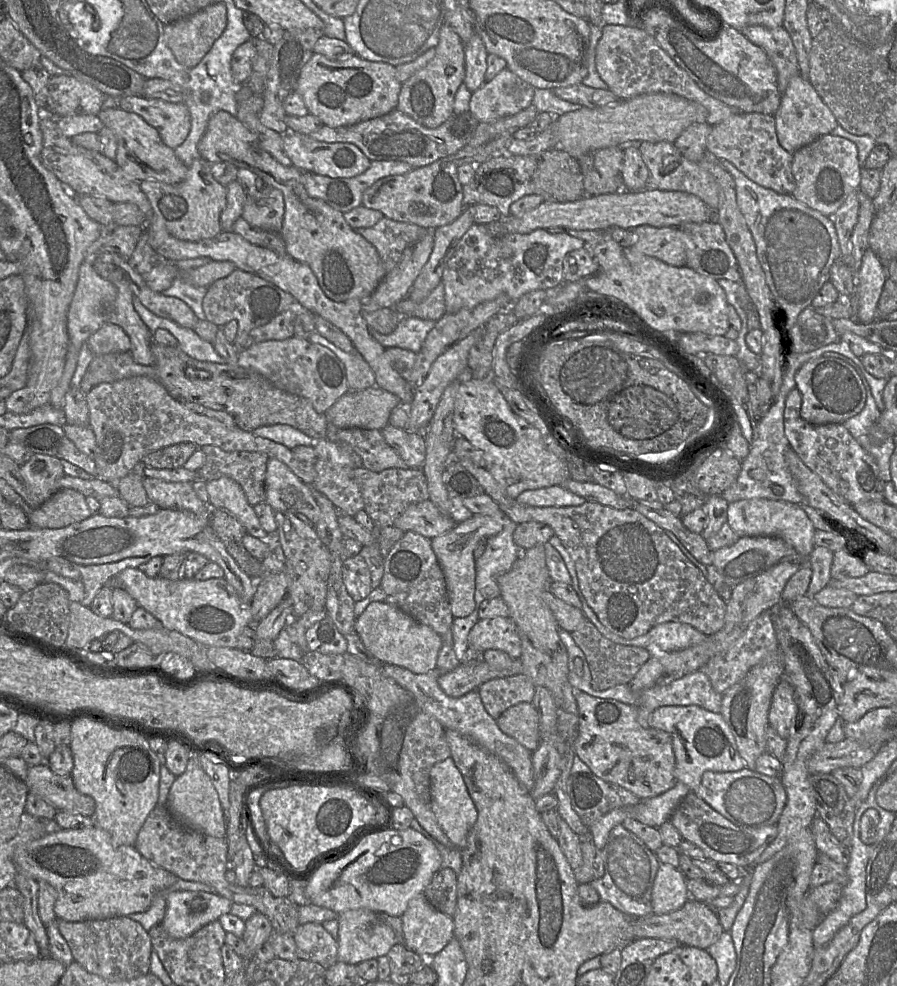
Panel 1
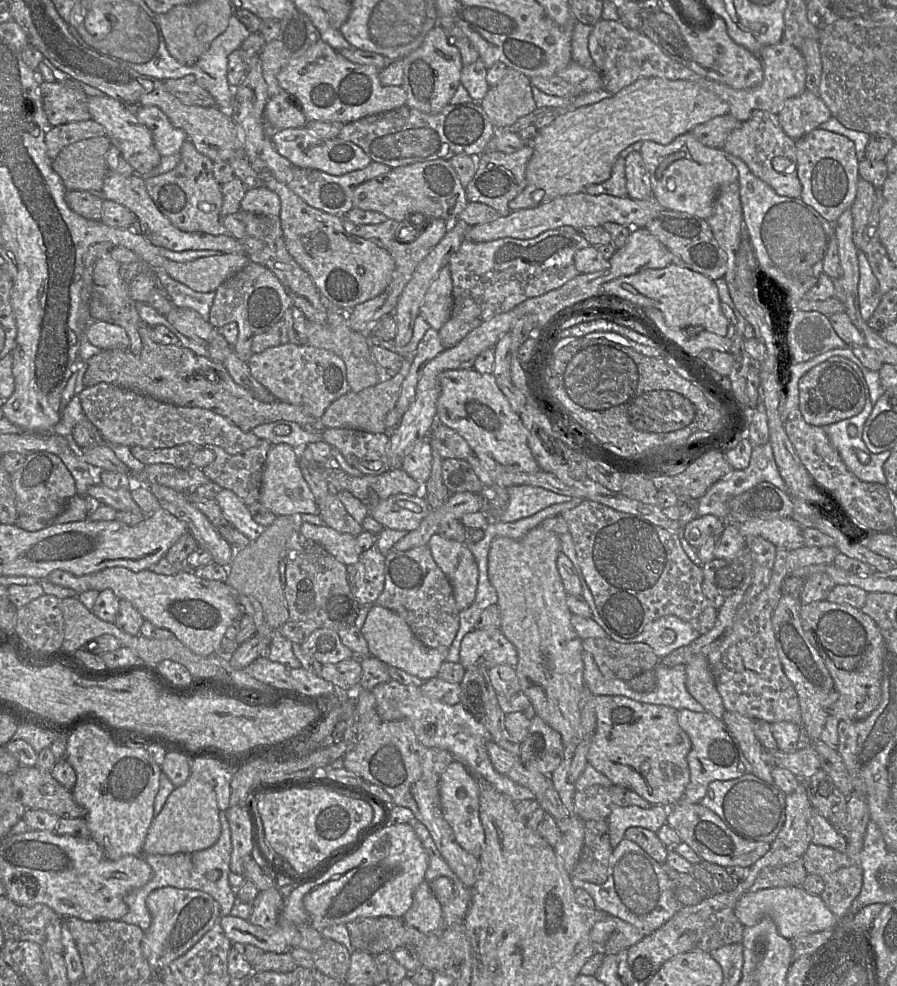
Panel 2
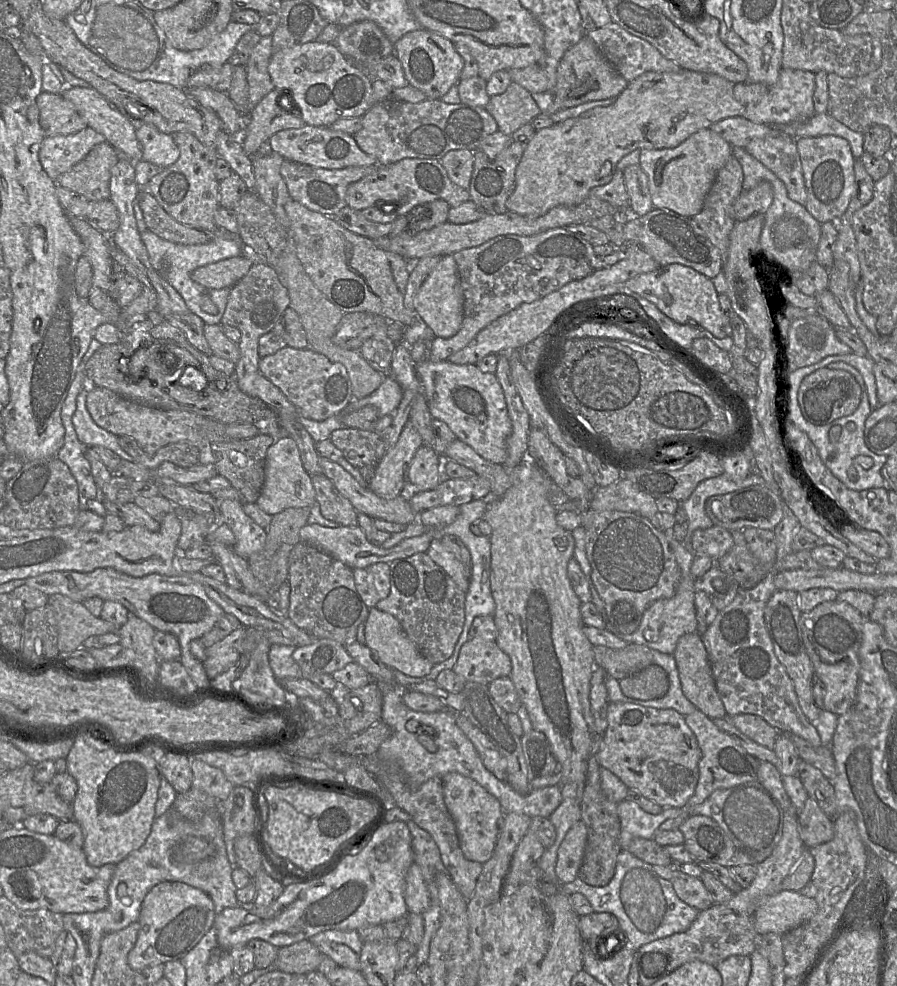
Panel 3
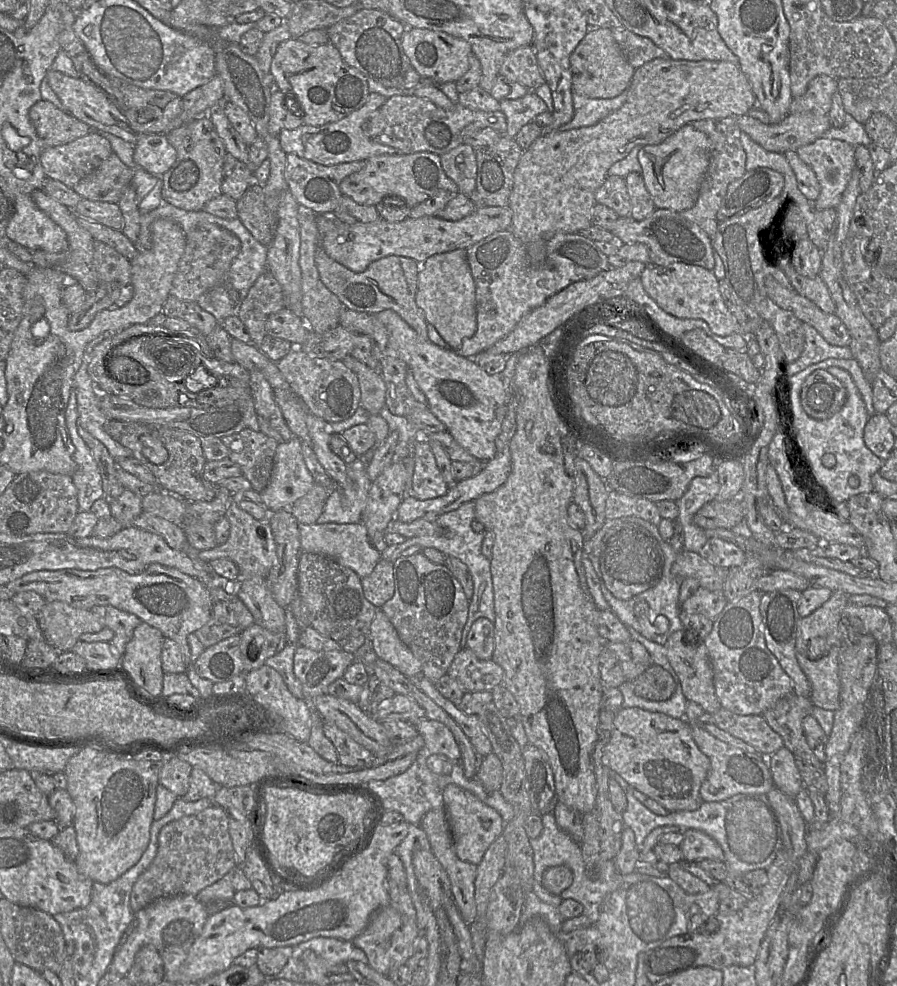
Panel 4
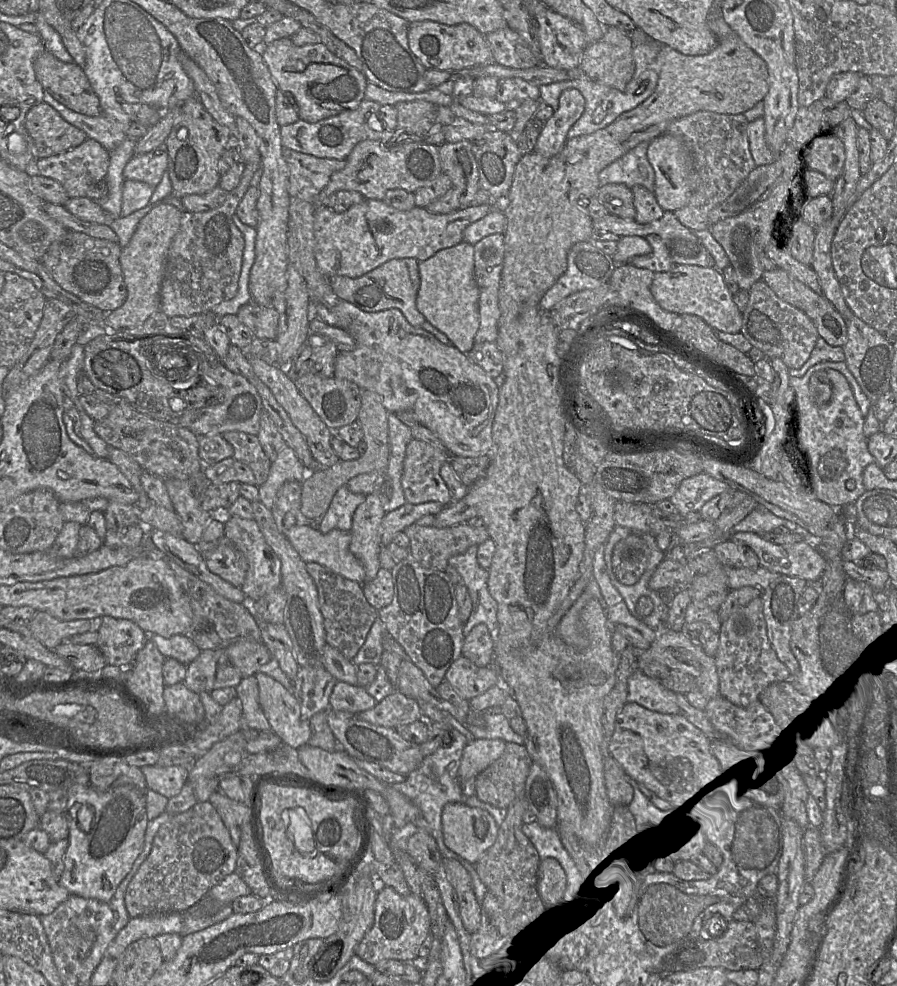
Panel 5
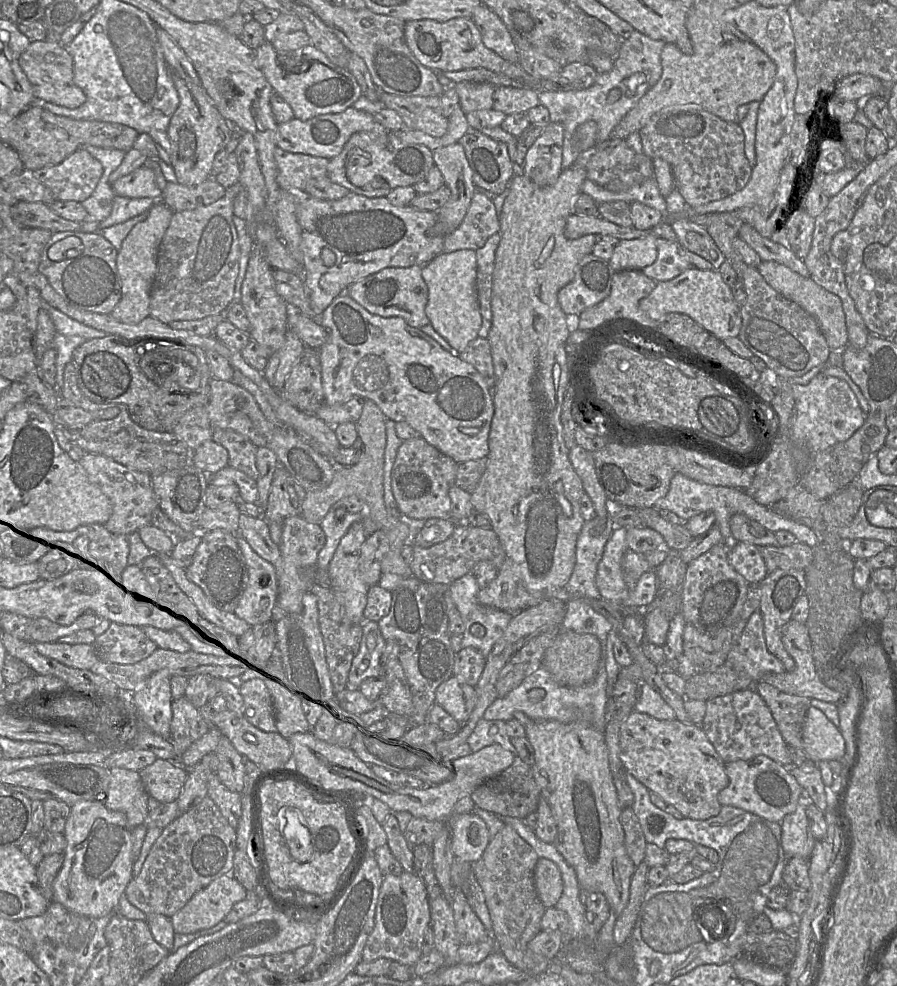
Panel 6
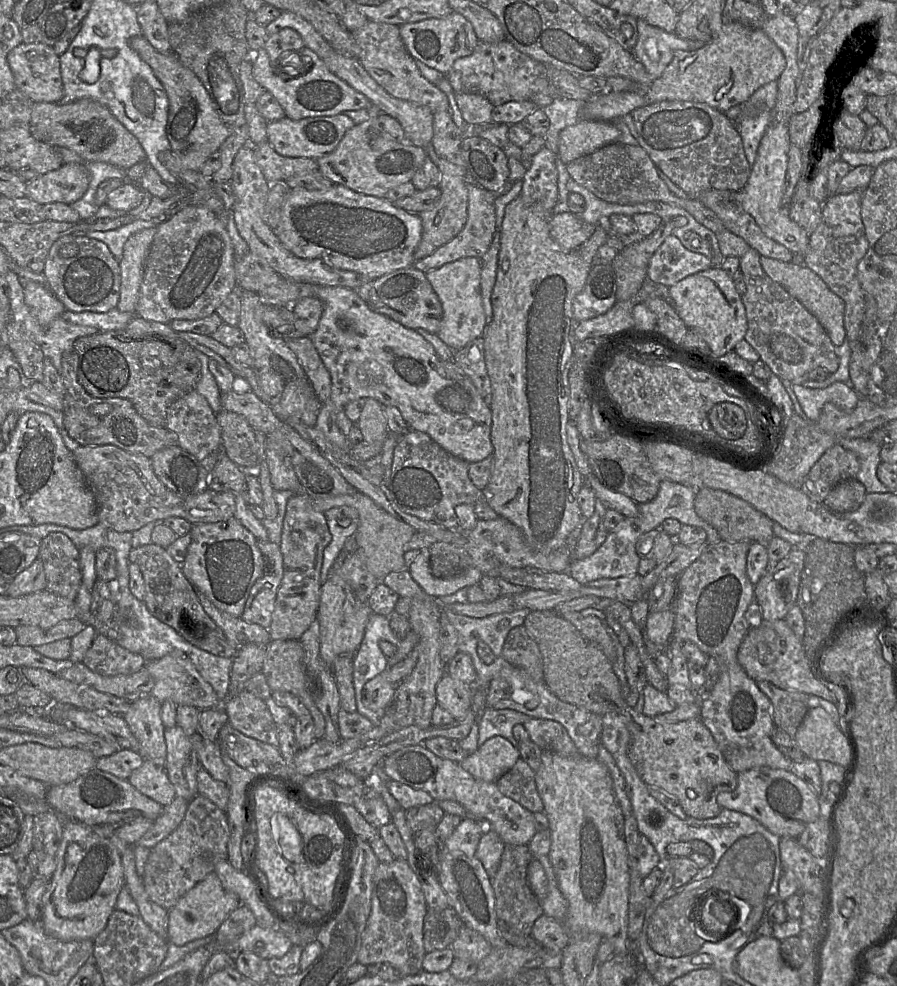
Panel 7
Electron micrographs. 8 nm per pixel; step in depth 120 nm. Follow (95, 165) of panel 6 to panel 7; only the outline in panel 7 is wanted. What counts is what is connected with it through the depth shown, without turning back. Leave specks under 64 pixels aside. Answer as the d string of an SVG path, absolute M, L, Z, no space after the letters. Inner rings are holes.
M64 163L56 170L26 182L26 197L45 205L60 202L71 205L86 193L90 173L85 164Z

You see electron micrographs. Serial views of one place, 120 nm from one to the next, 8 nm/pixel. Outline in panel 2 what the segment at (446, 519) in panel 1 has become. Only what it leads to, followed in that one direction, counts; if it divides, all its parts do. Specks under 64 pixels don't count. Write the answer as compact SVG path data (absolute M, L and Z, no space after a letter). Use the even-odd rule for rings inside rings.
M422 492L416 495L397 494L369 507L369 515L381 523L385 529L417 529L431 508Z

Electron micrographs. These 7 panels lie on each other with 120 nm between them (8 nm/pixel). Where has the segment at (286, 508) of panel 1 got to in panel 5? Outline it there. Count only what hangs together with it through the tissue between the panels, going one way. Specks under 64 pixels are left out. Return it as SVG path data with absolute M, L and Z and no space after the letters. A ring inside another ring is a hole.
M285 446L272 461L268 478L259 487L259 501L271 510L278 490L288 481L302 482L308 471L290 446Z

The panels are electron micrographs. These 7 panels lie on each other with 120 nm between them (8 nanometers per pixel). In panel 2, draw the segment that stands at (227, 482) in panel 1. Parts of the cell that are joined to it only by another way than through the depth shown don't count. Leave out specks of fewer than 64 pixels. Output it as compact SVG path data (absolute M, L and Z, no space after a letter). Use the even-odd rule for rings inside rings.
M222 488L215 500L229 523L250 541L255 541L265 531L266 528L253 519L248 506L233 491Z

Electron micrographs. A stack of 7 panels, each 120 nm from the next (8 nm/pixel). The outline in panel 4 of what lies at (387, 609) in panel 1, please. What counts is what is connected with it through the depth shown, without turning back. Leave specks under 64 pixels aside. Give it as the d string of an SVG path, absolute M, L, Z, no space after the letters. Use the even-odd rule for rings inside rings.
M378 609L370 625L372 651L407 677L422 673L422 664L402 642L389 618Z

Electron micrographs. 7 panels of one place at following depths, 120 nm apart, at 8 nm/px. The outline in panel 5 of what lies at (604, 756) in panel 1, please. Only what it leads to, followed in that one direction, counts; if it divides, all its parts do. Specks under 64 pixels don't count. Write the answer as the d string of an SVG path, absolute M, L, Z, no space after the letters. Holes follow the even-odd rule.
M626 703L618 713L609 754L627 776L670 803L685 811L707 811L715 804L715 792L721 780L717 761L710 751L710 739L680 714L662 714L650 711L636 703Z

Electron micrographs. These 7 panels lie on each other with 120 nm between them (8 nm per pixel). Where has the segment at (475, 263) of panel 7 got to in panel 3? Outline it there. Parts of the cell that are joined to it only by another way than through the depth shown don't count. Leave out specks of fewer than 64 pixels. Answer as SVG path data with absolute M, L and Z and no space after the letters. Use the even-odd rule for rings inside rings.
M453 255L442 257L425 279L414 298L414 309L419 317L421 317L428 327L432 329L435 337L450 338L459 331L464 316L464 296L460 283L458 267Z

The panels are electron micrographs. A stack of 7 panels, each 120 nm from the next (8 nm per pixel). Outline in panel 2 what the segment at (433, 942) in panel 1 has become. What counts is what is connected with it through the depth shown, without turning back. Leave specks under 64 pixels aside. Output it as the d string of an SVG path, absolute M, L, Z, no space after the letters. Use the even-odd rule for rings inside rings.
M427 881L421 882L413 895L413 903L404 914L405 922L423 933L440 932L444 928L442 906Z

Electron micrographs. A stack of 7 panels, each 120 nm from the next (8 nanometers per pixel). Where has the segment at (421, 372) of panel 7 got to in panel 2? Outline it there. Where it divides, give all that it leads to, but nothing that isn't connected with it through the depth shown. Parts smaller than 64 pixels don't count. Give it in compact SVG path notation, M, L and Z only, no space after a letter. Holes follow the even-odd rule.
M474 368L445 370L440 374L441 392L437 400L437 422L455 430L488 469L537 472L540 470L528 445L527 430L518 413L500 390L492 373L479 373Z

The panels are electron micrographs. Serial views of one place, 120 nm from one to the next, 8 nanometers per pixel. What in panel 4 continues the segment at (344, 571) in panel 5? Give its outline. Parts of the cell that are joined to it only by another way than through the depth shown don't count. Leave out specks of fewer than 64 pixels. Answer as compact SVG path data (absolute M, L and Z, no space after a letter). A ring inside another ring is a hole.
M362 523L299 525L299 535L301 552L330 558L341 566L353 570L361 579L370 575L382 558L381 553L372 546L366 527Z

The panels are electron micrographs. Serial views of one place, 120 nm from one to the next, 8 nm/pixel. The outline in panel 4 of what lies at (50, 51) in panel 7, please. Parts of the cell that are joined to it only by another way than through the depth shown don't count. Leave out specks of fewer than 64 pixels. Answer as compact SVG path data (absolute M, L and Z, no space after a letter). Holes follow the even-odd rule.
M51 69L47 72L46 79L69 113L90 126L92 130L113 134L130 143L136 142L139 135L130 127L123 112L95 85L81 77L73 78Z

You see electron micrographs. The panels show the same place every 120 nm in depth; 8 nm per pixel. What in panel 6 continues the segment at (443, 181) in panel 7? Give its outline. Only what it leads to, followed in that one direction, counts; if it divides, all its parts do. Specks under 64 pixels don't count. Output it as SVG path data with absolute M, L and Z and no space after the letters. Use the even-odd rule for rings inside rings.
M459 142L433 151L433 160L451 191L449 200L435 212L434 232L446 237L459 227L470 206L475 191L473 171Z

